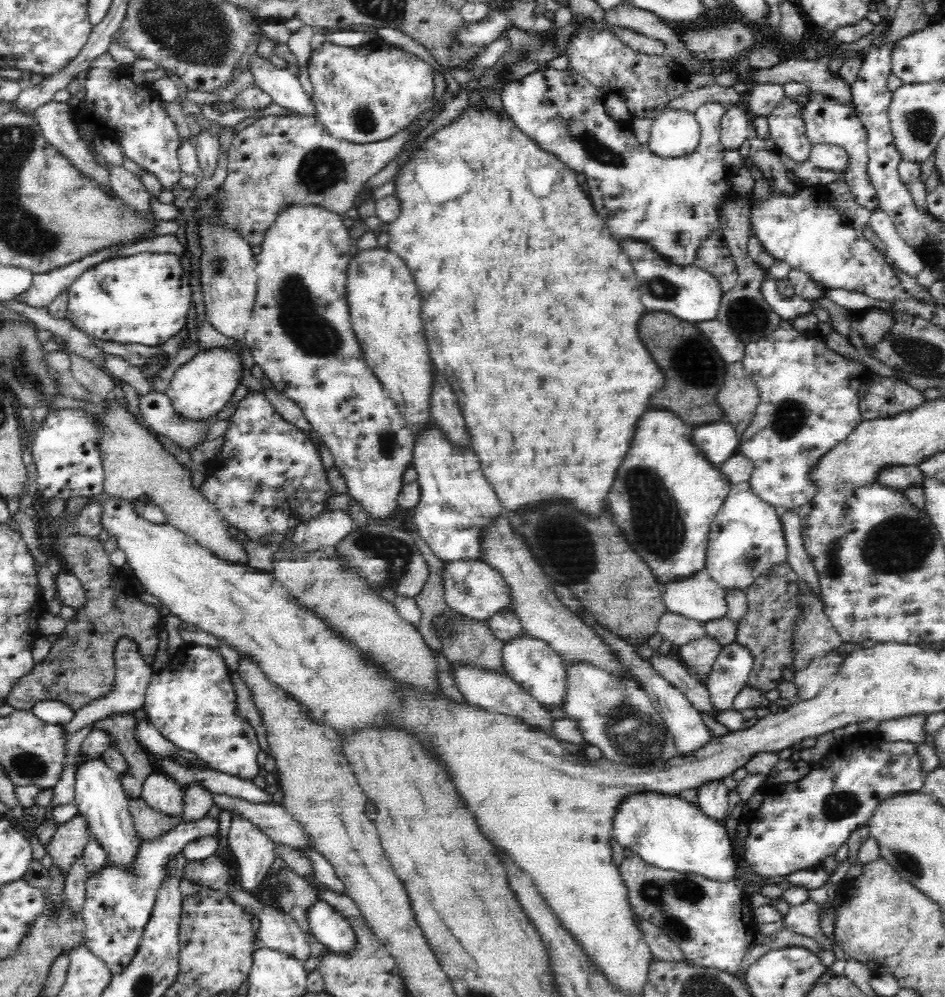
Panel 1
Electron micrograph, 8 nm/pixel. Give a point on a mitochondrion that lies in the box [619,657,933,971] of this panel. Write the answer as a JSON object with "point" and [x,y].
{"point":[656,895]}

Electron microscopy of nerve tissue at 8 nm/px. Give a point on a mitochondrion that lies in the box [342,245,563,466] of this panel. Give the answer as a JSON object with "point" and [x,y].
{"point":[388,442]}

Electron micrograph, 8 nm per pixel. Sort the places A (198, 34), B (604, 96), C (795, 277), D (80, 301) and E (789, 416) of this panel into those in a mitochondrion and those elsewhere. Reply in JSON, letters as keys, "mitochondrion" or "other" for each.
{"A":"mitochondrion","B":"other","C":"other","D":"other","E":"mitochondrion"}

